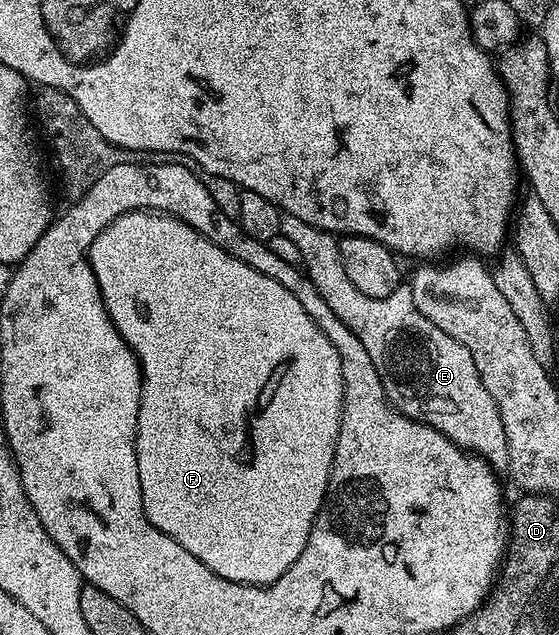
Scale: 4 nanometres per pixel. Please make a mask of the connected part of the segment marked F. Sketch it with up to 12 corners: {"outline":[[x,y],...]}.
{"outline":[[175,214],[87,249],[143,370],[147,521],[277,582],[329,496],[341,358]]}

